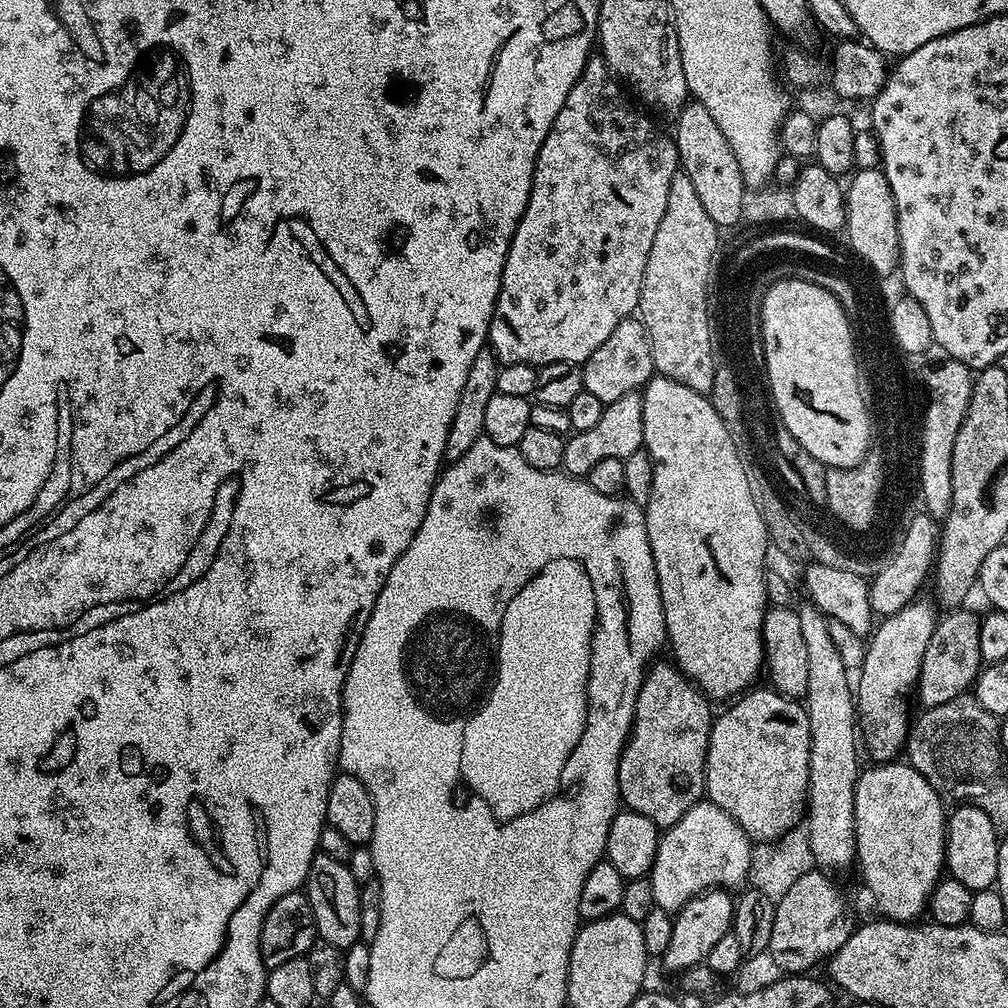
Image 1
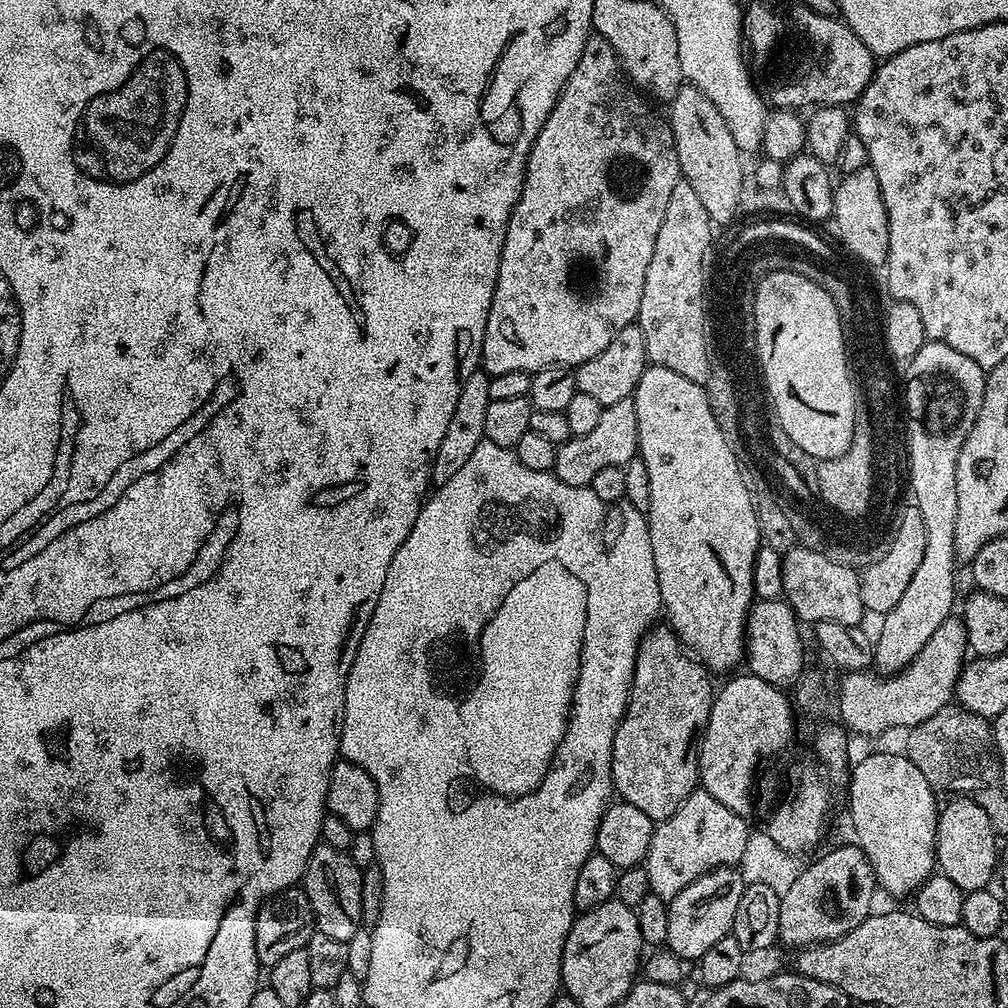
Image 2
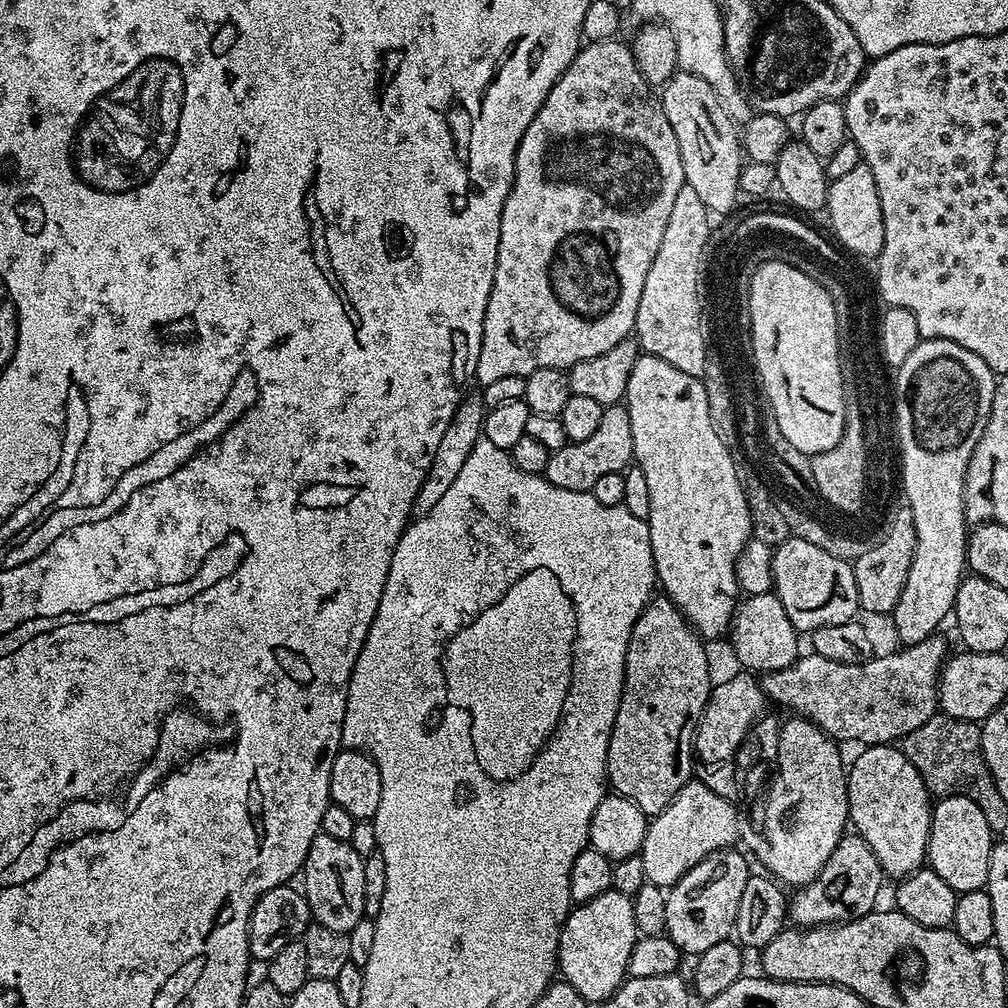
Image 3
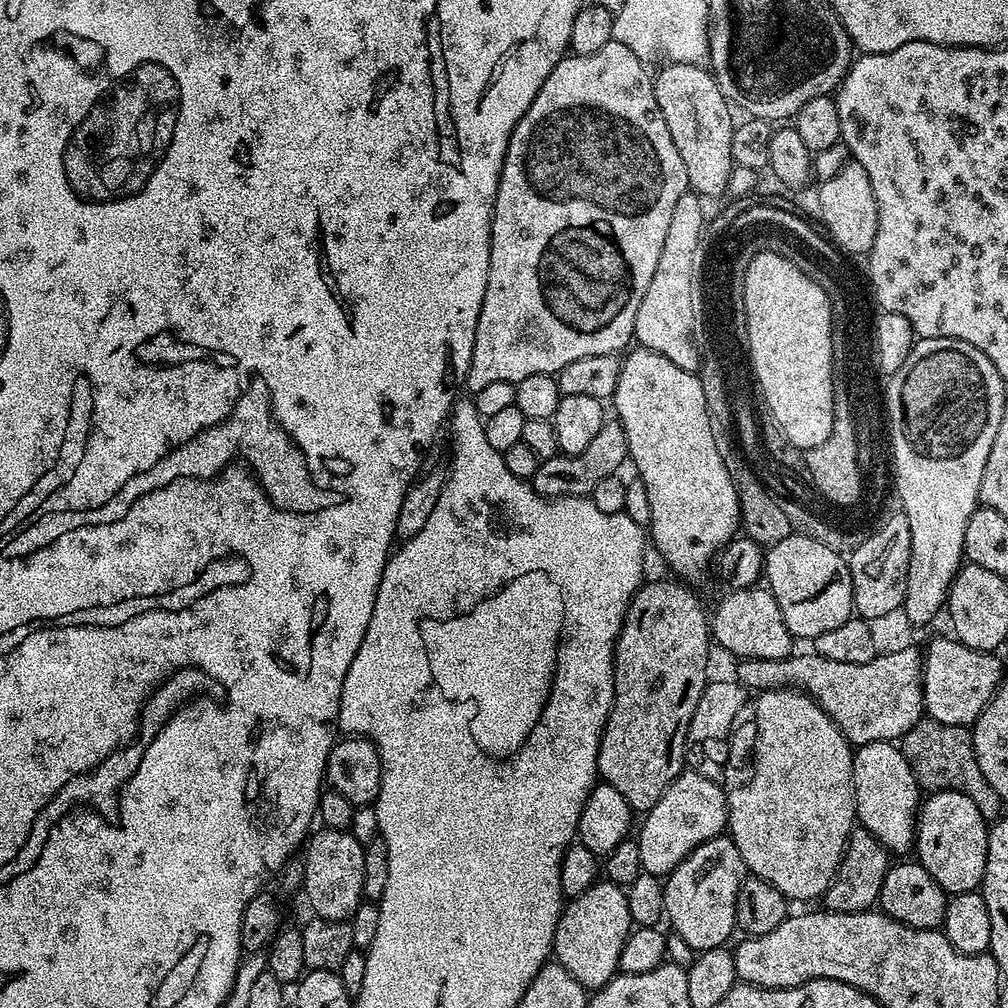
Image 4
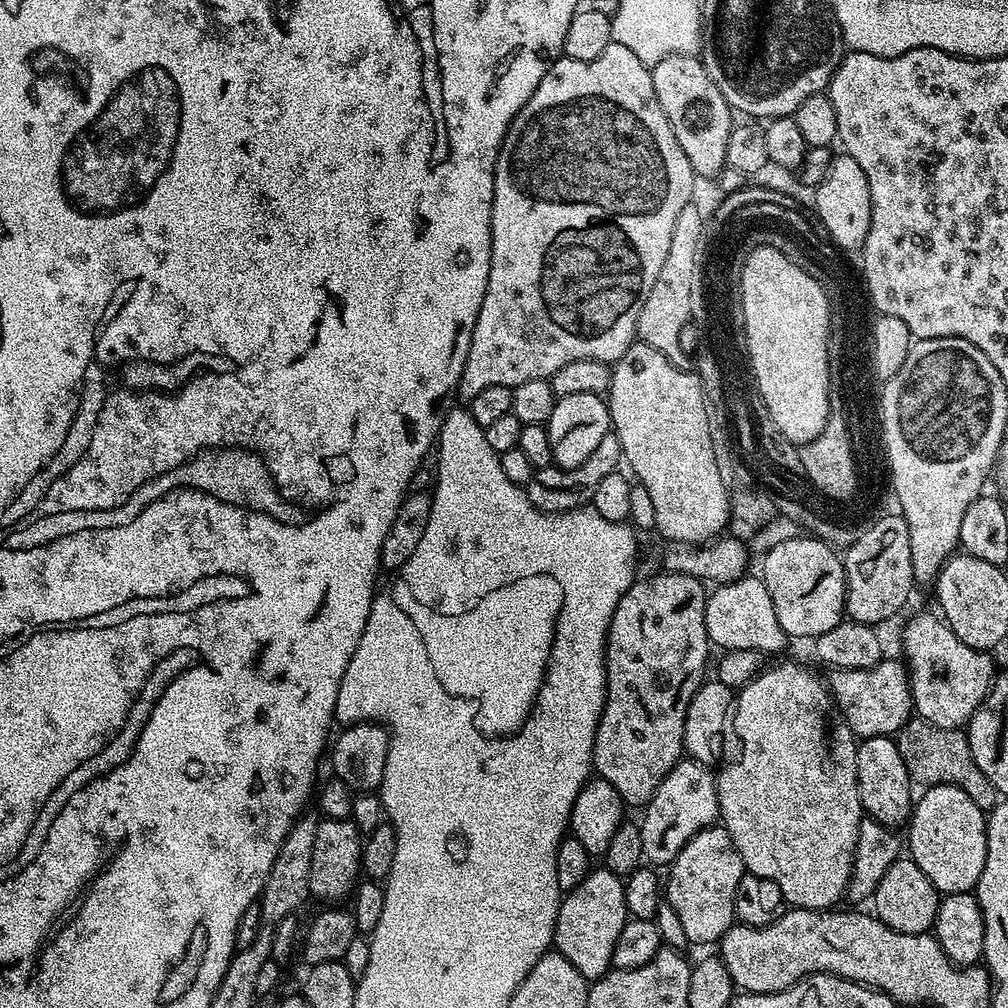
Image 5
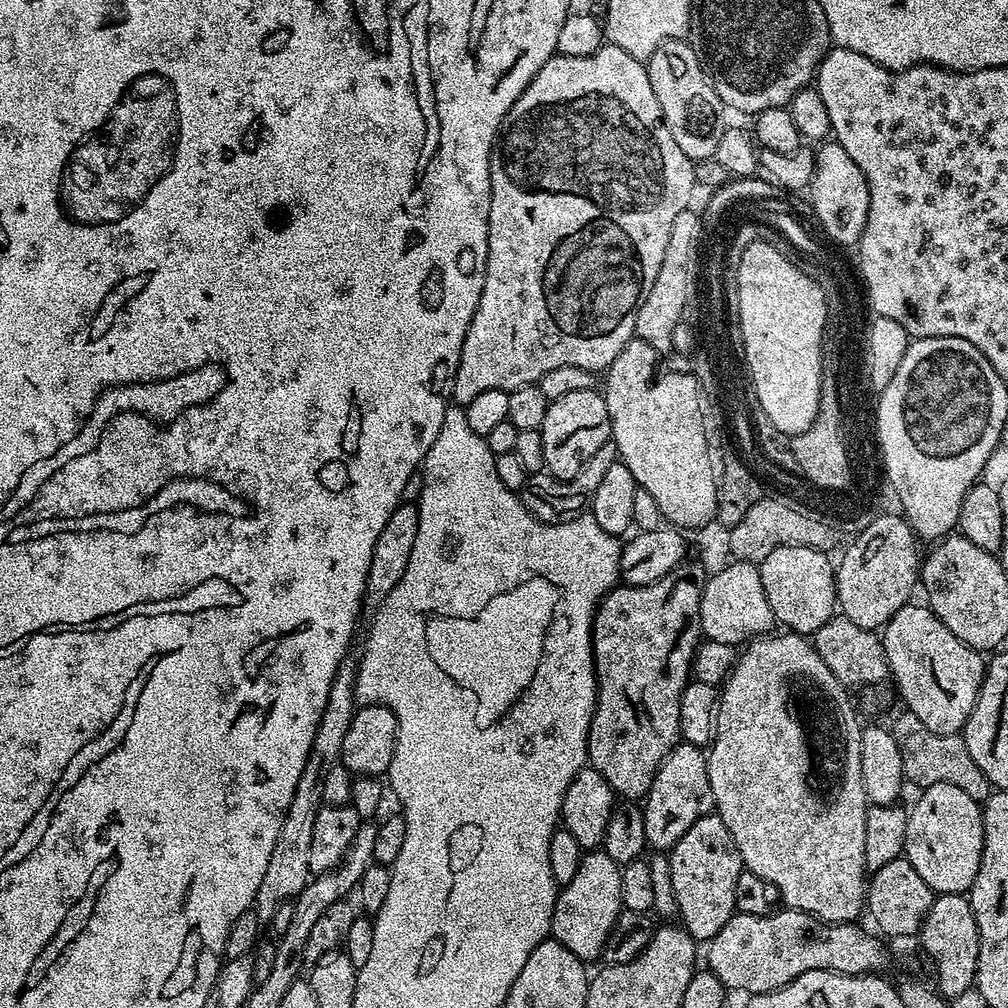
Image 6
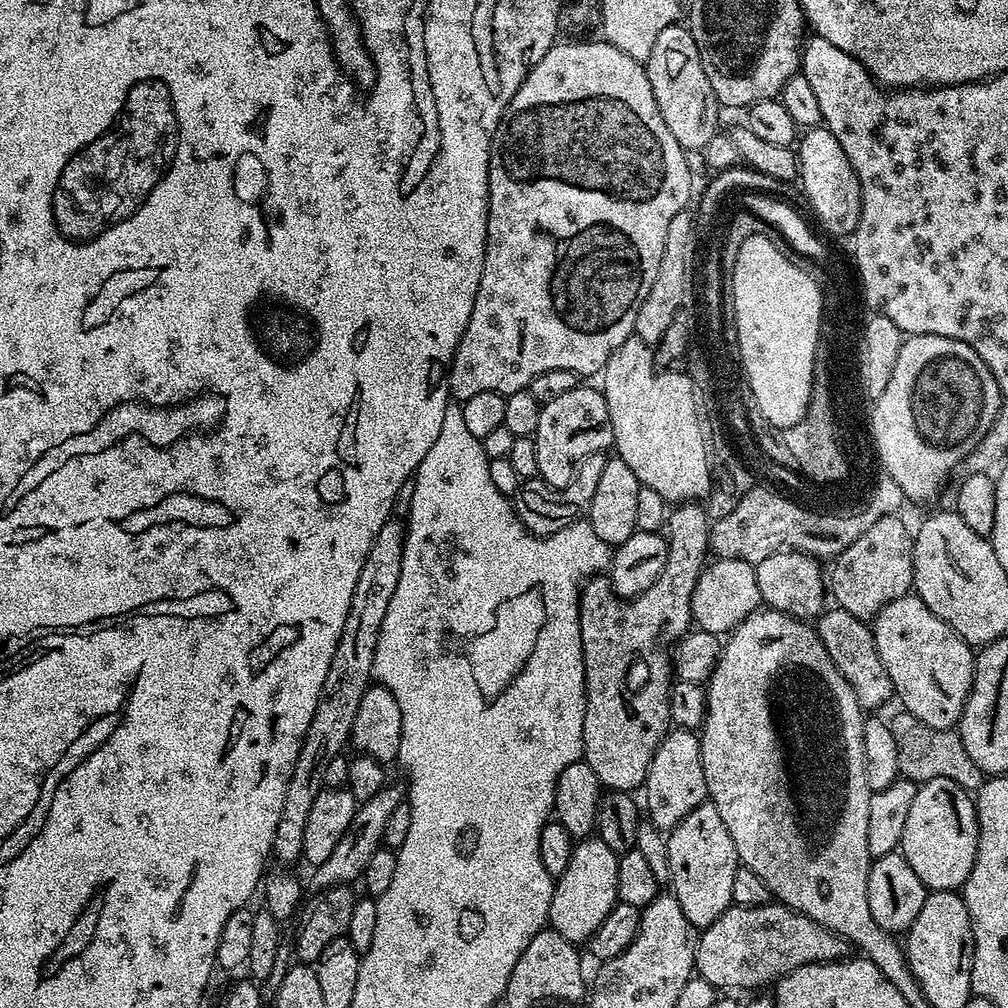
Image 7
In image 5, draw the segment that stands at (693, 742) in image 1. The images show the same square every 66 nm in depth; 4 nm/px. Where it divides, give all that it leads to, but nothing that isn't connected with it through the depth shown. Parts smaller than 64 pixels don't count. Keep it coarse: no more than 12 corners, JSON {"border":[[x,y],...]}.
{"border":[[637,579],[608,627],[592,767],[643,806],[706,679],[705,581]]}

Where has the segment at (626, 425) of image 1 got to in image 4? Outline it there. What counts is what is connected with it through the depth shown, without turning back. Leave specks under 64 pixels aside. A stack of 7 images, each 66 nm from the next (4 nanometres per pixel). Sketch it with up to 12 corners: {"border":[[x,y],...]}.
{"border":[[619,419],[577,456],[541,460],[540,496],[588,496],[629,459]]}

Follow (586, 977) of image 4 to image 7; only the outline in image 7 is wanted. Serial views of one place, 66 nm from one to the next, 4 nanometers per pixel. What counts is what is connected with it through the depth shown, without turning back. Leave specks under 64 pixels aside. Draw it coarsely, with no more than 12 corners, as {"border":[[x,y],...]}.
{"border":[[599,838],[555,877],[548,924],[588,942],[618,903],[619,855]]}

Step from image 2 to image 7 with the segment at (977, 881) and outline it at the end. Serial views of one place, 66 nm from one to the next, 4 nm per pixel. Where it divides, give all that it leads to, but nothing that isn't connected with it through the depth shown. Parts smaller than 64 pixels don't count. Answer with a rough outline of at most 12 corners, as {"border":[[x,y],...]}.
{"border":[[950,778],[917,787],[898,851],[934,892],[963,889],[976,806]]}

